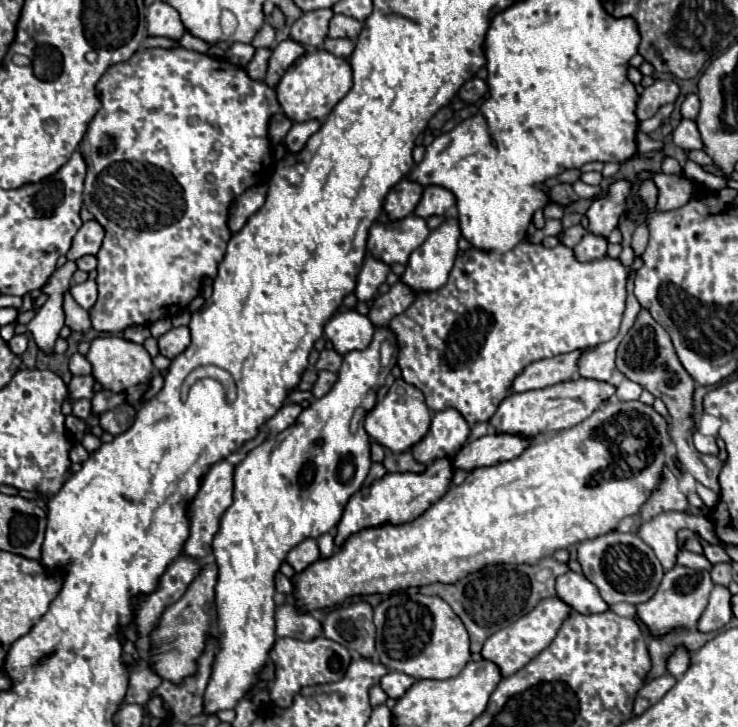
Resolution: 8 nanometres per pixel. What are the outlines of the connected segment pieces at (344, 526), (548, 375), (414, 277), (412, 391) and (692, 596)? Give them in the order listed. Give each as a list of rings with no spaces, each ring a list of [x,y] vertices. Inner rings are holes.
[[[440,458],[432,466],[428,466],[424,474],[386,474],[372,486],[364,486],[348,500],[342,520],[338,522],[334,546],[340,548],[350,534],[356,534],[366,528],[380,528],[384,524],[406,524],[416,520],[424,510],[430,508],[430,504],[434,504],[438,498],[446,494],[452,474],[454,470],[450,458]]]
[[[572,352],[572,354],[562,354],[562,356],[532,362],[514,378],[510,392],[522,394],[528,390],[540,390],[540,388],[566,382],[578,374],[578,368],[576,368],[578,358],[580,358],[580,352]]]
[[[448,216],[442,226],[430,232],[428,240],[418,248],[418,252],[412,252],[412,258],[406,264],[406,272],[402,276],[402,282],[408,284],[416,292],[428,292],[428,290],[438,290],[448,282],[448,274],[454,266],[456,254],[458,254],[458,240],[460,240],[460,226],[454,216]]]
[[[396,380],[388,390],[388,394],[384,396],[384,400],[380,400],[374,406],[374,410],[366,414],[364,428],[372,440],[390,448],[396,454],[402,454],[412,450],[412,446],[416,446],[428,434],[430,420],[432,416],[426,406],[424,394],[420,394],[420,390],[416,390],[414,386],[408,386],[404,380]]]
[[[674,566],[672,570],[664,574],[658,592],[648,602],[636,606],[636,614],[654,634],[664,634],[666,630],[676,628],[676,626],[696,628],[696,622],[708,604],[708,596],[712,588],[714,588],[714,582],[710,578],[710,572],[706,570],[698,572],[698,570]]]

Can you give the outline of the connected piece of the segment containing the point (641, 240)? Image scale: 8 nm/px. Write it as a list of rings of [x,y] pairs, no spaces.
[[[644,220],[642,224],[638,224],[638,228],[632,236],[632,248],[634,248],[636,256],[640,256],[646,250],[646,244],[648,244],[648,222]]]

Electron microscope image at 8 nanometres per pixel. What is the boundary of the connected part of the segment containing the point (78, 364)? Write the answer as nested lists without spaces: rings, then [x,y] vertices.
[[[74,354],[72,358],[70,358],[70,372],[72,374],[78,374],[78,376],[84,376],[84,374],[90,374],[92,372],[92,366],[90,366],[90,362],[82,356],[82,354]]]

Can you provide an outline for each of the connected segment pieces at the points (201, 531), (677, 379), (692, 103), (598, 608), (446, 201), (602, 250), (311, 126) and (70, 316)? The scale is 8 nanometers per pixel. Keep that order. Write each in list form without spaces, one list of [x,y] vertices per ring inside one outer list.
[[[222,460],[218,464],[214,464],[208,474],[202,480],[200,492],[196,494],[194,502],[188,508],[188,516],[190,516],[190,538],[186,540],[184,546],[184,554],[192,554],[196,560],[206,560],[206,556],[210,556],[210,546],[212,540],[220,528],[220,518],[226,512],[226,508],[232,504],[232,490],[234,490],[234,464],[230,464],[228,460]]]
[[[642,310],[638,314],[636,324],[630,328],[630,332],[620,342],[618,354],[616,354],[616,370],[620,374],[624,374],[628,380],[640,384],[650,394],[662,398],[662,402],[666,404],[666,408],[670,412],[670,434],[672,434],[672,440],[678,448],[678,460],[680,460],[682,468],[688,474],[692,474],[700,484],[704,484],[706,488],[720,494],[720,484],[718,484],[718,474],[722,468],[720,458],[700,454],[692,442],[692,434],[696,430],[694,416],[692,416],[694,414],[696,382],[680,364],[668,332],[658,322],[654,322],[646,310]]]
[[[690,94],[690,96],[682,102],[682,118],[690,118],[690,120],[694,120],[694,118],[698,116],[698,110],[700,110],[698,96],[696,96],[696,94]]]
[[[572,570],[556,578],[556,592],[580,614],[596,614],[608,610],[608,604],[600,598],[596,586],[592,586],[592,582],[588,582],[582,574],[576,574]]]
[[[426,186],[422,200],[416,206],[416,216],[420,218],[430,218],[430,216],[442,216],[450,208],[456,206],[456,198],[450,190],[442,186]]]
[[[586,234],[580,244],[574,246],[574,254],[576,258],[580,260],[592,260],[592,258],[602,258],[606,254],[606,246],[608,246],[608,240],[604,236],[598,236],[598,234]]]
[[[320,120],[296,122],[296,124],[290,128],[290,132],[286,134],[286,138],[284,138],[284,144],[286,144],[288,152],[298,154],[298,152],[306,146],[308,138],[310,138],[314,132],[318,132],[318,128],[320,128],[320,126],[322,126],[322,122],[320,122]]]
[[[70,292],[64,294],[64,314],[66,314],[66,326],[74,332],[86,332],[90,324],[90,314],[78,306],[78,302],[72,298]]]

